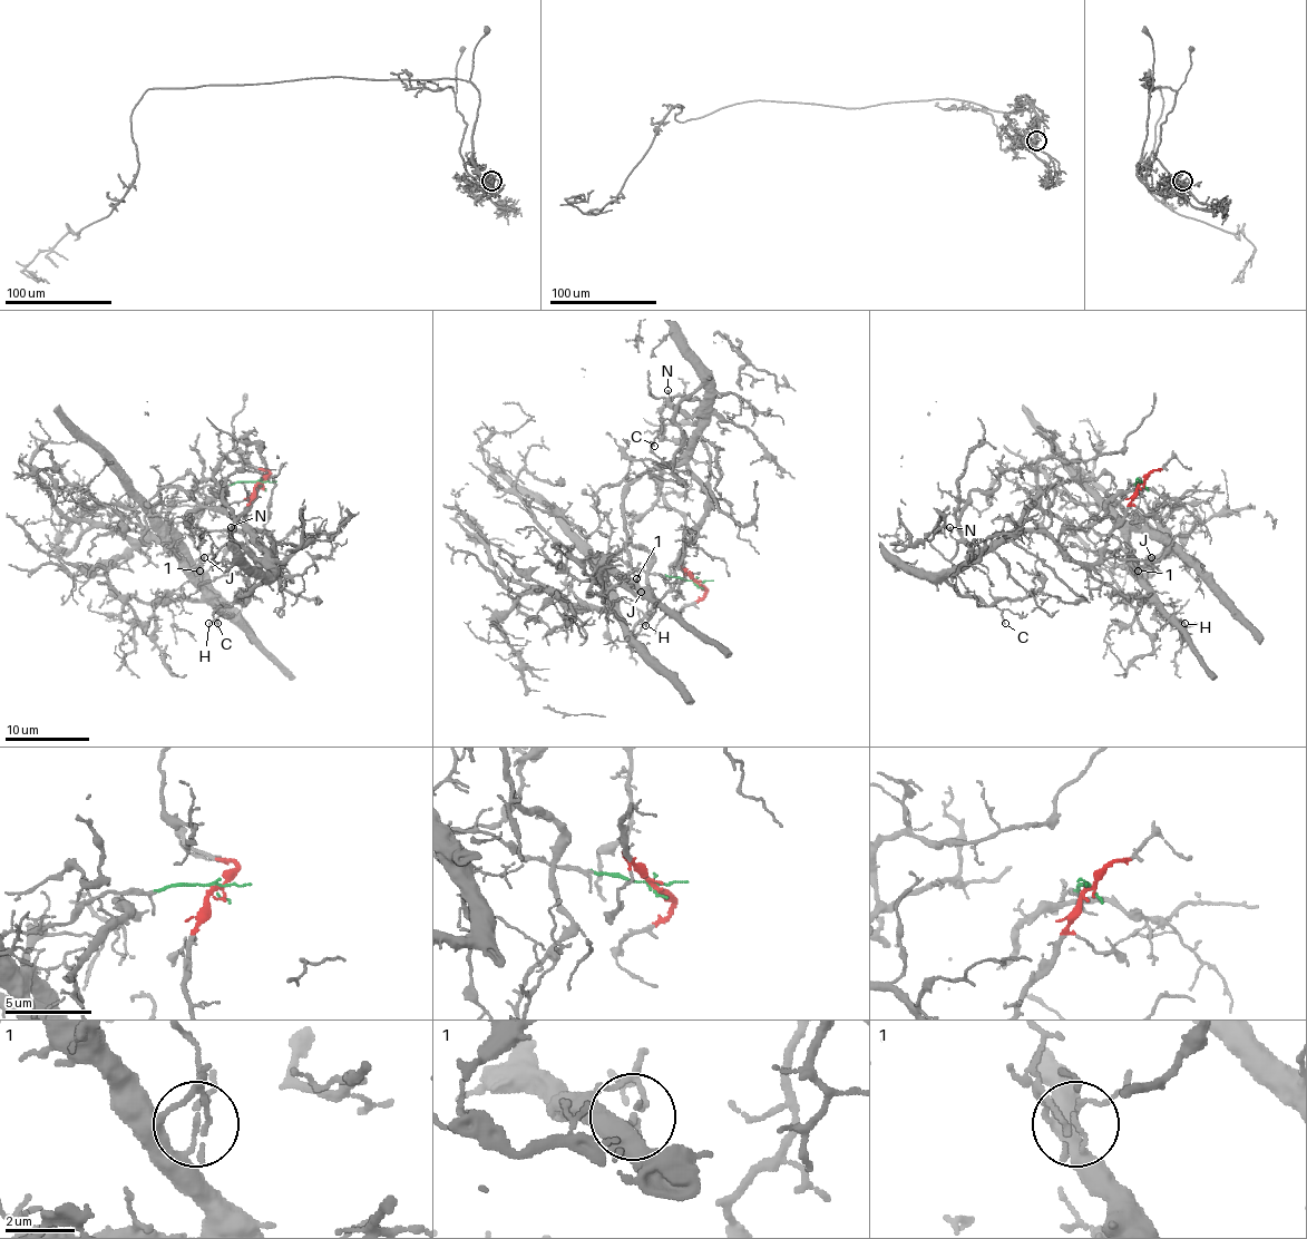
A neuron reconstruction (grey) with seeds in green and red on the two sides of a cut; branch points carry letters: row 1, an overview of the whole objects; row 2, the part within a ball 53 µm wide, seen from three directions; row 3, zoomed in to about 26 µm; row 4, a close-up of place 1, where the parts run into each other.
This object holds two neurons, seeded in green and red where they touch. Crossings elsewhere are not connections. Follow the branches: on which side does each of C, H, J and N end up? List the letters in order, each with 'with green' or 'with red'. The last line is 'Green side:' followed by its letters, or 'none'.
C: with red
H: with green
J: with green
N: with red
Green side: H, J

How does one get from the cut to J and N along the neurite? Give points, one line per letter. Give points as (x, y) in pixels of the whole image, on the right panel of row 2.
J: (1140, 481), (1130, 486), (1119, 500), (1114, 526), (1132, 568), (1140, 577), (1138, 568), (1151, 558)
N: (1140, 481), (1128, 516), (1093, 563), (1074, 563), (1045, 533), (1023, 530), (1008, 530), (975, 558), (949, 526)

